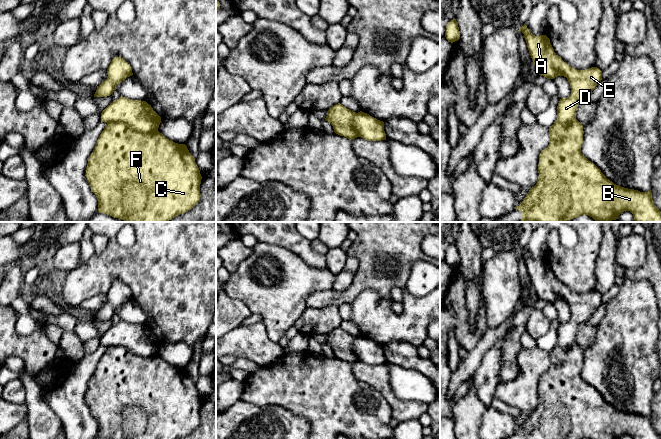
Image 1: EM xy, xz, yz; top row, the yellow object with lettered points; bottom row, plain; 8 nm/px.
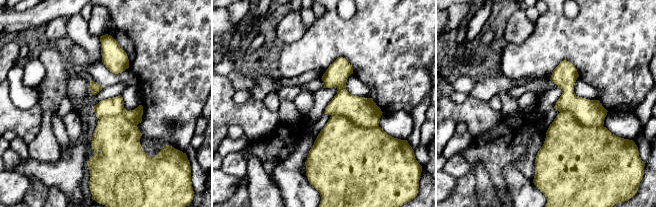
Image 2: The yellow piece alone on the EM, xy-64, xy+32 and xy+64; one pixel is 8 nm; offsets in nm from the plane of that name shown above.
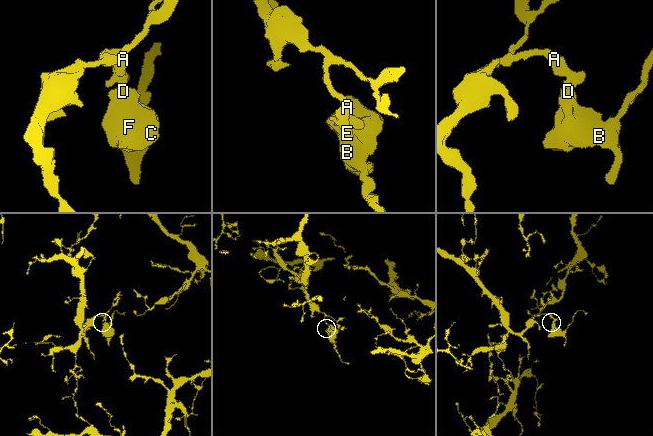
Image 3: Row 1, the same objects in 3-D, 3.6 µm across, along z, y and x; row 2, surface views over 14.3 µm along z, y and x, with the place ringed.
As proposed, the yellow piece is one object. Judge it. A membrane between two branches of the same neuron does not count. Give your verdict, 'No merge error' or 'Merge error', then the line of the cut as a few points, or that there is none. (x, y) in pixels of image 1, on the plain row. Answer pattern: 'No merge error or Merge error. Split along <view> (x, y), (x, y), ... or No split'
Merge error. Split along xy (107, 346), (124, 345), (138, 355), (157, 355)

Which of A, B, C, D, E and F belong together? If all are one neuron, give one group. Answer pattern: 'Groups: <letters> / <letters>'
Groups: A D E / B C F

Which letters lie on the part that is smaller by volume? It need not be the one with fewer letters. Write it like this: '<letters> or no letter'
B, C, F

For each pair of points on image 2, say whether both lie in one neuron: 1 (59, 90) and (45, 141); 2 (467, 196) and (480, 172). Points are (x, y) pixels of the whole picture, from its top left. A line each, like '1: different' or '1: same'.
1: same
2: different

